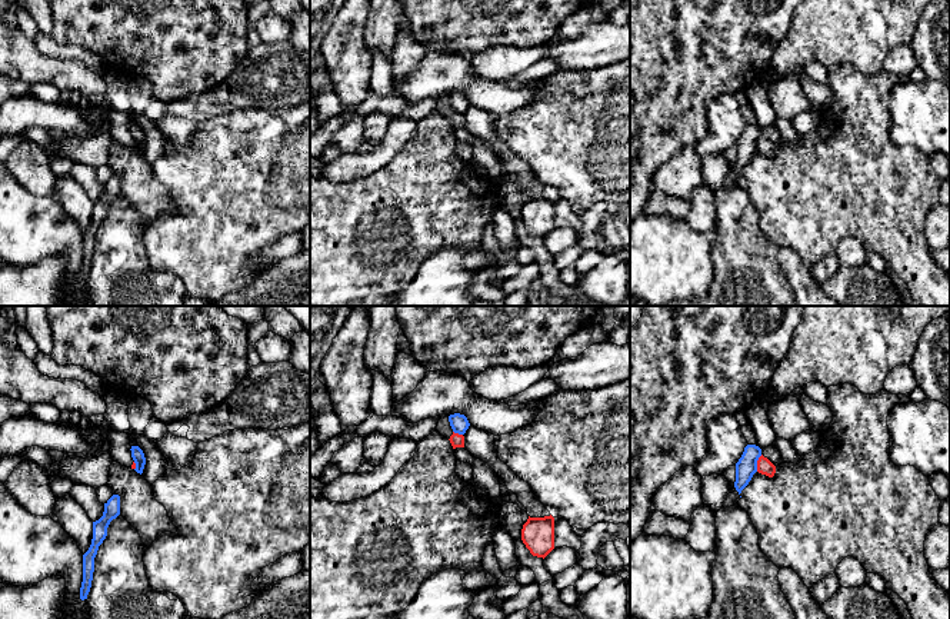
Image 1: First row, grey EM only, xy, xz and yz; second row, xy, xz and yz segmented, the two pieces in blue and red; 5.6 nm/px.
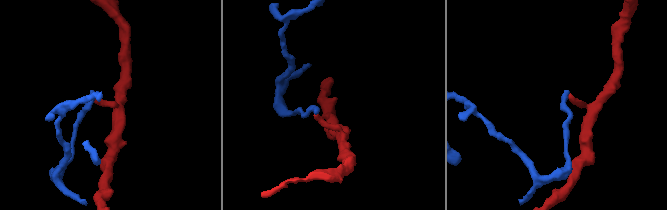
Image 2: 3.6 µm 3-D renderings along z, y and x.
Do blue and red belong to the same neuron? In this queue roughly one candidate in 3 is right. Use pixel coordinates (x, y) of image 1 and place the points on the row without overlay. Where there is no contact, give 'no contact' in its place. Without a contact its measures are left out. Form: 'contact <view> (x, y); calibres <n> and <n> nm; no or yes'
contact yz (756, 143); calibres 120 and 90 nm; no

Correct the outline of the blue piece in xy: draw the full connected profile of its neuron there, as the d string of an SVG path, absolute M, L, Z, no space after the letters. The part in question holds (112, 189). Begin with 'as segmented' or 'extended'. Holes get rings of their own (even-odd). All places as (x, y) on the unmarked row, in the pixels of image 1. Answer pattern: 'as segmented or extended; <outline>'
as segmented; M113 174L104 183L103 196L93 202L93 219L89 230L83 234L83 262L80 267L80 279L87 279L87 274L91 267L93 252L94 252L94 237L97 234L99 226L107 216L107 207L113 199L120 194L120 176Z

